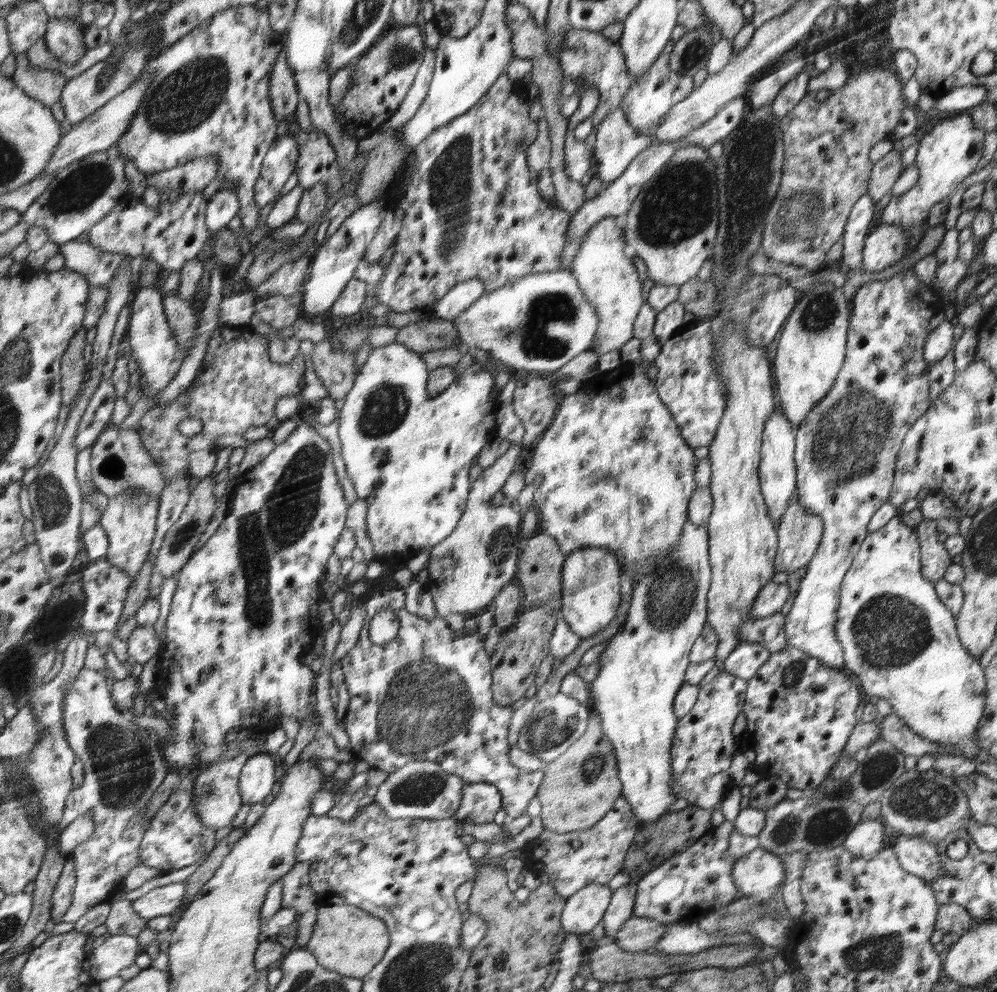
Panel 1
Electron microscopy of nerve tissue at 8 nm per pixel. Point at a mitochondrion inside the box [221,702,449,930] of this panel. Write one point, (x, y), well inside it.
(420, 787)

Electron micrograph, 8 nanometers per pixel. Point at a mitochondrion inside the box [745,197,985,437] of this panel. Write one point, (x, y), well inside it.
(820, 312)

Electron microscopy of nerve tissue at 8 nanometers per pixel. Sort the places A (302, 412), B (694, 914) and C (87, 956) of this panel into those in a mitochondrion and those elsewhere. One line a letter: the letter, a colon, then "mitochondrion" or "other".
A: other
B: other
C: other

